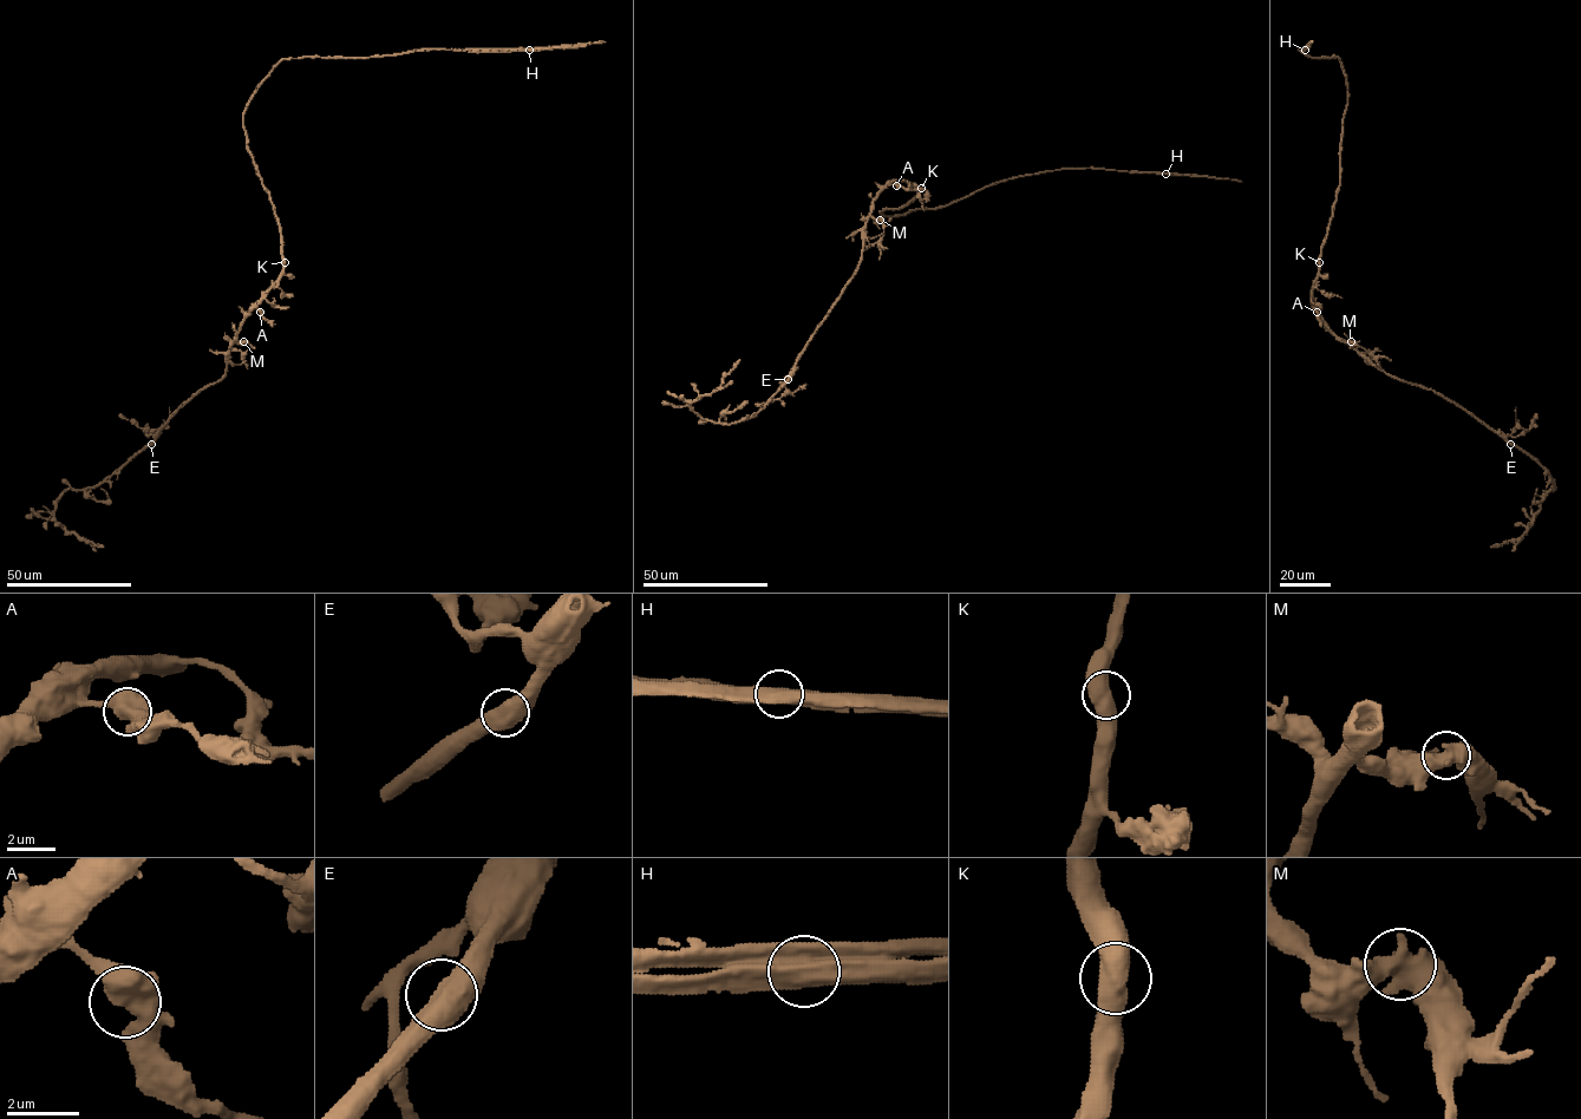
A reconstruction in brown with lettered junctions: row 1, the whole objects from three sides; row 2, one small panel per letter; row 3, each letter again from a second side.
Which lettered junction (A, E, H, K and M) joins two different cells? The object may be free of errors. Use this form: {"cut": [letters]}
{"cut": ["H"]}

